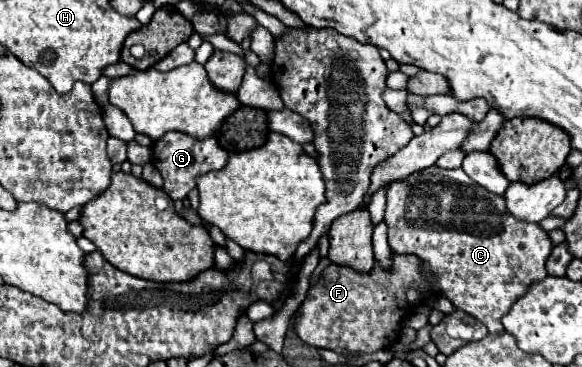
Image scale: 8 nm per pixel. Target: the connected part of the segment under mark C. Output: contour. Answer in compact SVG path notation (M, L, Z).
M433 165L409 175L405 181L391 183L387 189L385 223L391 253L419 257L423 261L421 271L431 273L427 279L429 287L437 295L447 297L457 309L463 309L481 321L489 333L501 333L501 317L535 281L547 277L545 261L553 249L547 233L539 225L515 221L515 217L507 213L503 197L475 185L463 169L447 171Z

